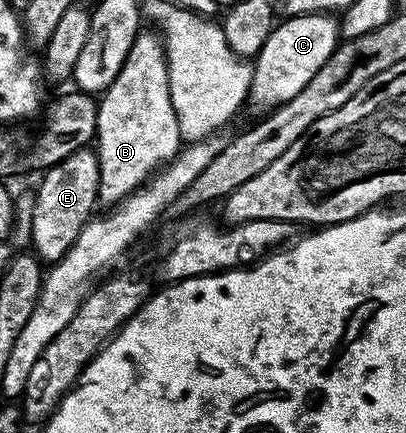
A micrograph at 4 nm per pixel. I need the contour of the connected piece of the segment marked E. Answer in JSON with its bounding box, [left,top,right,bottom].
[32,147,100,262]

